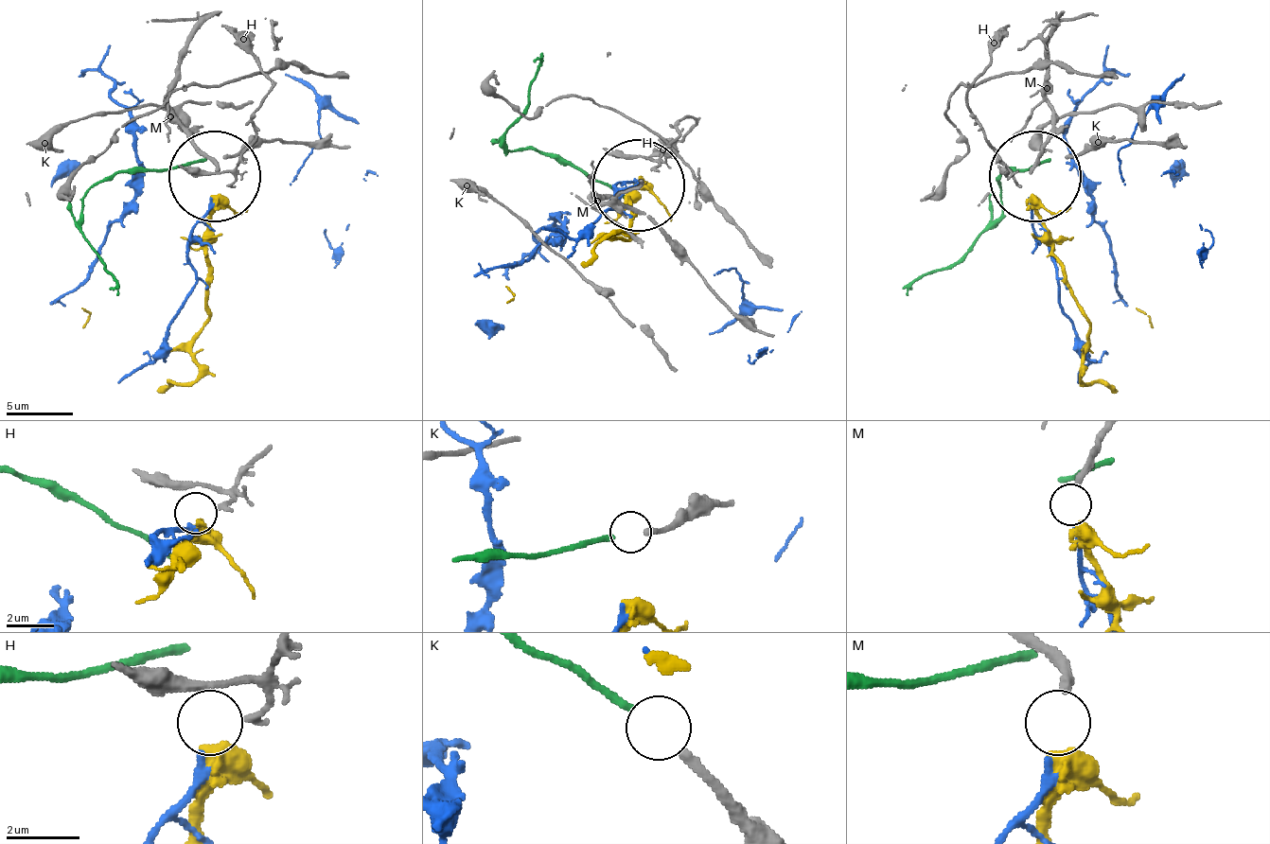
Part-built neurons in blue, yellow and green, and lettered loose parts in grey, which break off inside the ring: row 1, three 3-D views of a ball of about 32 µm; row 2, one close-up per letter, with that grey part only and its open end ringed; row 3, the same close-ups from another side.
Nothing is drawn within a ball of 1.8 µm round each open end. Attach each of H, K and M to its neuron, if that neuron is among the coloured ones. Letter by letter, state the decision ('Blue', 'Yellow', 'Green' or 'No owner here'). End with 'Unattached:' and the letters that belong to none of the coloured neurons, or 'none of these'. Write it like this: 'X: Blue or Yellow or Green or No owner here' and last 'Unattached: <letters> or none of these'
H: Blue
K: Green
M: Yellow
Unattached: none of these

